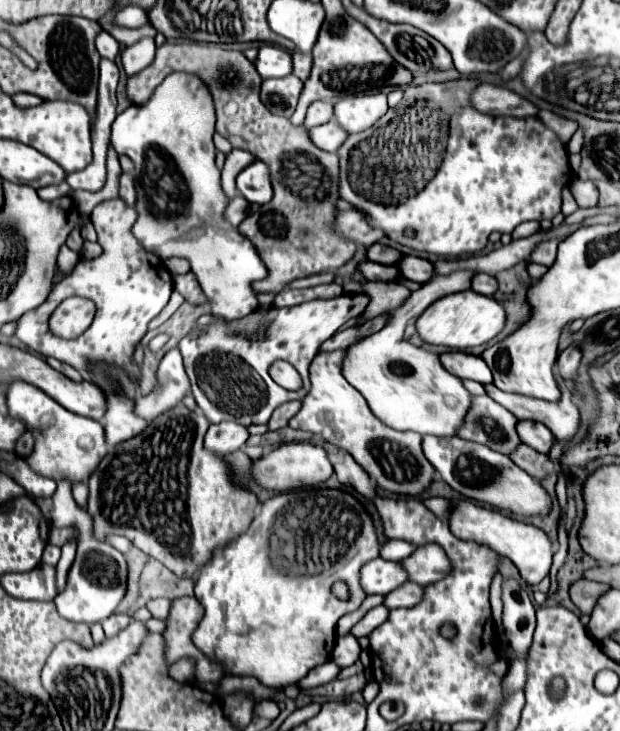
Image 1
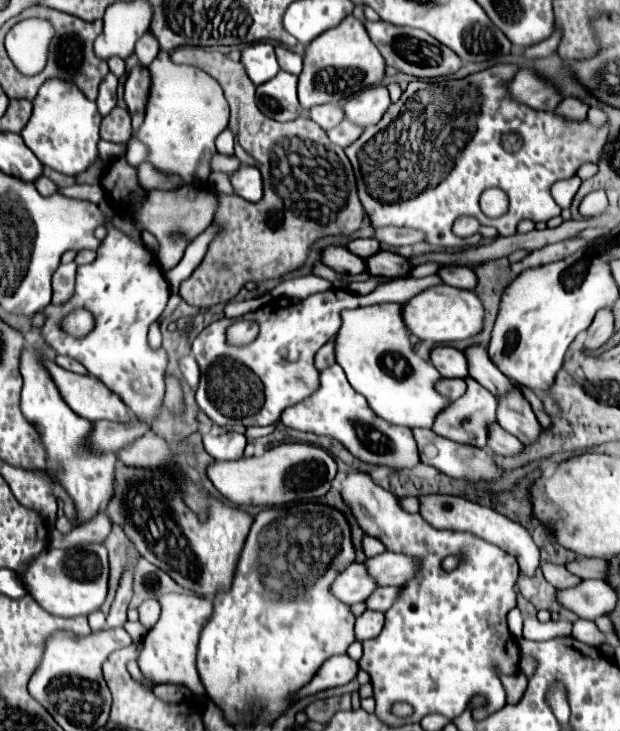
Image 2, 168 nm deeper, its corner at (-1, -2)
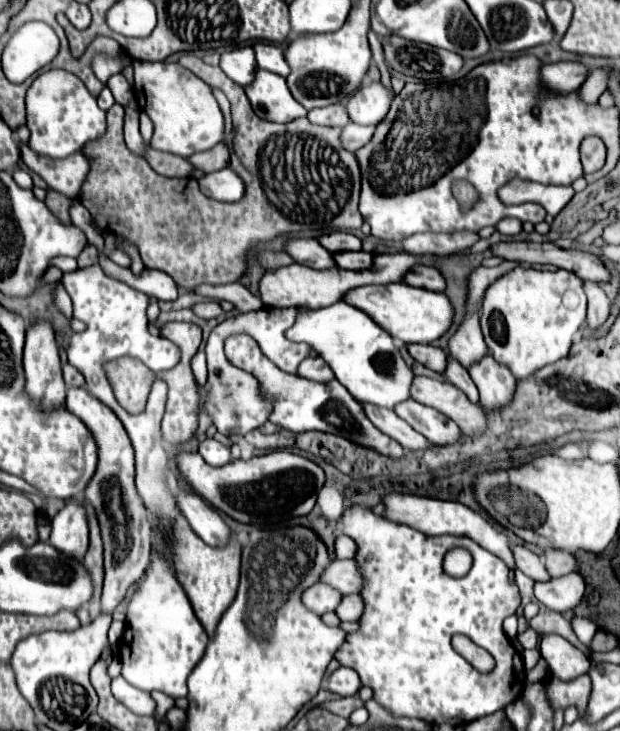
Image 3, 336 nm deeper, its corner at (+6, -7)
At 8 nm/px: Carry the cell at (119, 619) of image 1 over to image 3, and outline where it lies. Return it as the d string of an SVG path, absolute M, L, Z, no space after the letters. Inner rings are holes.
M68 389L66 409L74 413L90 429L94 441L98 443L98 469L90 479L84 497L94 505L100 535L104 543L104 587L102 587L102 611L112 613L116 605L124 599L130 585L134 585L146 571L150 563L152 527L148 521L148 511L138 499L134 485L134 449L128 433L120 419L100 403L96 397L88 395L86 389Z

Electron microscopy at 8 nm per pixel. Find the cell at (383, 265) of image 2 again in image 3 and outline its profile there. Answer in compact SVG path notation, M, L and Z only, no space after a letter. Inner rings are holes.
M344 251L334 255L334 263L340 265L340 269L352 269L352 271L368 269L370 261L372 261L372 253L366 251Z

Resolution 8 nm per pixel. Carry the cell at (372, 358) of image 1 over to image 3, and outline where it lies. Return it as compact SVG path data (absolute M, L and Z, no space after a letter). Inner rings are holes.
M338 301L322 309L298 311L296 323L286 331L286 337L296 343L308 343L318 357L322 357L334 371L336 379L360 403L394 409L396 403L410 399L412 369L404 363L392 337L378 327L364 311Z

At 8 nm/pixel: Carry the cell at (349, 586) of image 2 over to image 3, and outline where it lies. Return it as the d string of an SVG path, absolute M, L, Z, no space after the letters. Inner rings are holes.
M314 583L310 589L306 589L302 593L302 603L316 615L334 611L340 599L342 599L342 595L336 589L330 589L328 585L322 585L322 583Z

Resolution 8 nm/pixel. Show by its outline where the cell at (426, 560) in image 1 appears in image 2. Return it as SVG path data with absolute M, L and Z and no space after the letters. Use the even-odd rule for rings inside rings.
M383 552L381 556L367 558L365 566L379 586L405 586L421 570L421 560L405 554Z

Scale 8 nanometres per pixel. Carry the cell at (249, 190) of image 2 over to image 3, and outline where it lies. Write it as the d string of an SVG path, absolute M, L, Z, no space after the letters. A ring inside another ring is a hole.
M224 167L220 171L208 173L208 175L200 177L198 183L200 183L202 193L206 197L216 199L216 201L232 203L232 201L242 199L242 193L244 193L242 179L230 167Z

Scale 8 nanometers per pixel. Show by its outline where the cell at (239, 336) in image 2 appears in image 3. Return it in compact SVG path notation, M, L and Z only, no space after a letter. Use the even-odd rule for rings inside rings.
M234 335L234 337L226 339L226 357L234 367L244 369L258 379L260 391L266 395L266 399L270 403L274 403L272 413L268 417L274 425L294 431L294 433L304 433L304 431L336 433L358 445L376 449L382 455L402 457L402 453L404 453L402 445L398 445L394 439L386 437L384 433L378 433L378 429L374 429L374 425L370 425L370 419L364 415L364 409L360 407L360 403L354 397L350 397L348 389L340 381L334 379L330 383L316 383L316 381L302 379L298 375L284 373L278 367L274 367L272 361L268 361L262 355L256 341L246 335Z

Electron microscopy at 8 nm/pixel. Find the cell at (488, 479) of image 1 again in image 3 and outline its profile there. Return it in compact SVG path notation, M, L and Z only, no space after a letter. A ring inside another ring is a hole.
M362 403L362 409L366 413L366 417L388 437L396 439L404 449L428 449L432 443L420 435L418 431L414 431L404 419L400 419L392 409L384 409L384 407L376 407L370 403Z

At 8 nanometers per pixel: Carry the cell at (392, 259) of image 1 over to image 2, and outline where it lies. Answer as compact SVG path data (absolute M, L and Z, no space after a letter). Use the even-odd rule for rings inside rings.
M359 238L359 240L353 240L353 242L349 242L347 244L347 248L353 252L353 254L357 254L357 256L361 256L363 260L367 260L367 258L371 258L371 256L375 256L377 252L379 252L379 242L375 240L375 238Z

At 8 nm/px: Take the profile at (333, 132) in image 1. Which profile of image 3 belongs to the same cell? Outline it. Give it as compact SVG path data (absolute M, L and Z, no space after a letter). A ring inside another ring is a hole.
M348 123L342 131L342 145L346 145L346 149L350 149L350 151L358 151L360 147L364 147L372 139L374 131L376 131L374 125L364 127L364 125Z

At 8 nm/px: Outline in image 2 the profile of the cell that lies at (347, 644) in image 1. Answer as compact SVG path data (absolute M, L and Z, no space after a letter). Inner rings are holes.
M337 654L337 656L329 658L319 668L319 672L315 674L315 678L293 696L293 702L299 700L299 698L303 698L303 696L327 690L327 688L343 686L343 684L347 684L347 682L351 682L355 678L357 670L359 670L359 664L355 660L351 660L349 654Z

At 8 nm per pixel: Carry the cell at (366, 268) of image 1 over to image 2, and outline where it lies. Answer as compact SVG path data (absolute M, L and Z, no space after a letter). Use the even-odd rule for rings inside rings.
M329 246L323 252L323 264L333 268L339 274L363 274L363 272L367 272L365 260L361 260L359 256L355 256L347 248L339 248L339 246Z

